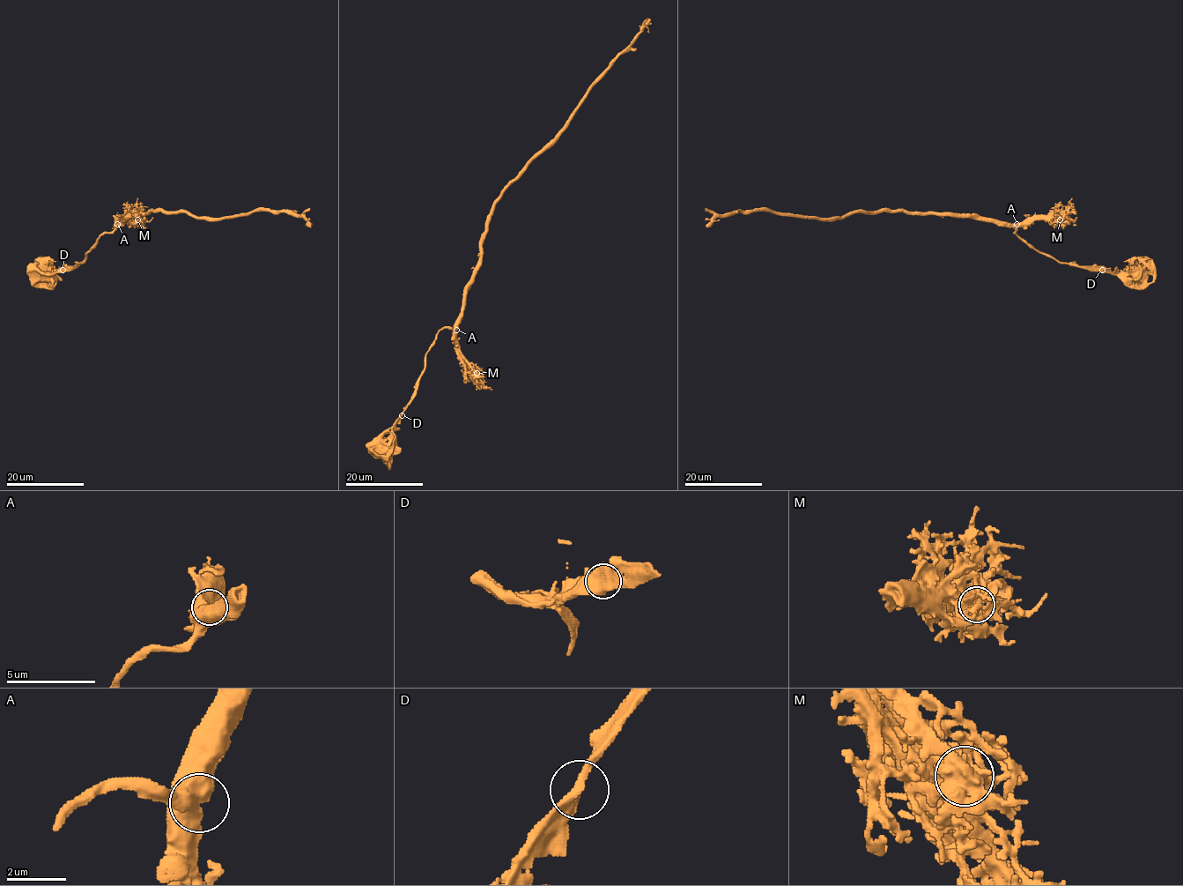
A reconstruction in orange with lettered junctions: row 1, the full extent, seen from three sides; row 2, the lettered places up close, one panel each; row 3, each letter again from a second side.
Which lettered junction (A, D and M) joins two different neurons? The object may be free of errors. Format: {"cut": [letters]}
{"cut": []}

